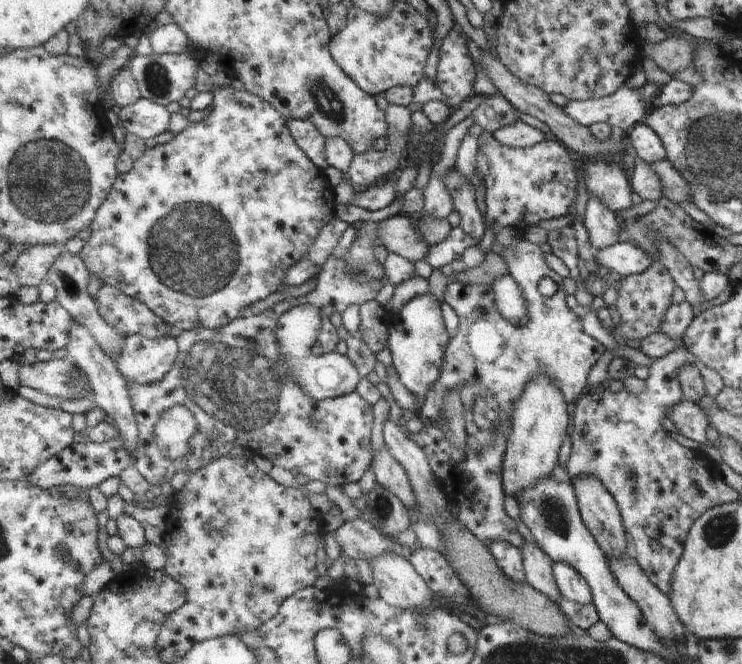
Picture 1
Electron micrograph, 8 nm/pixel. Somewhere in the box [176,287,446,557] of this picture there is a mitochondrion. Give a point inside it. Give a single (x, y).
(383, 505)

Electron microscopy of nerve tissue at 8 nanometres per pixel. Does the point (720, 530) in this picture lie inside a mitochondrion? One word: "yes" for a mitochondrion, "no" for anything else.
yes

